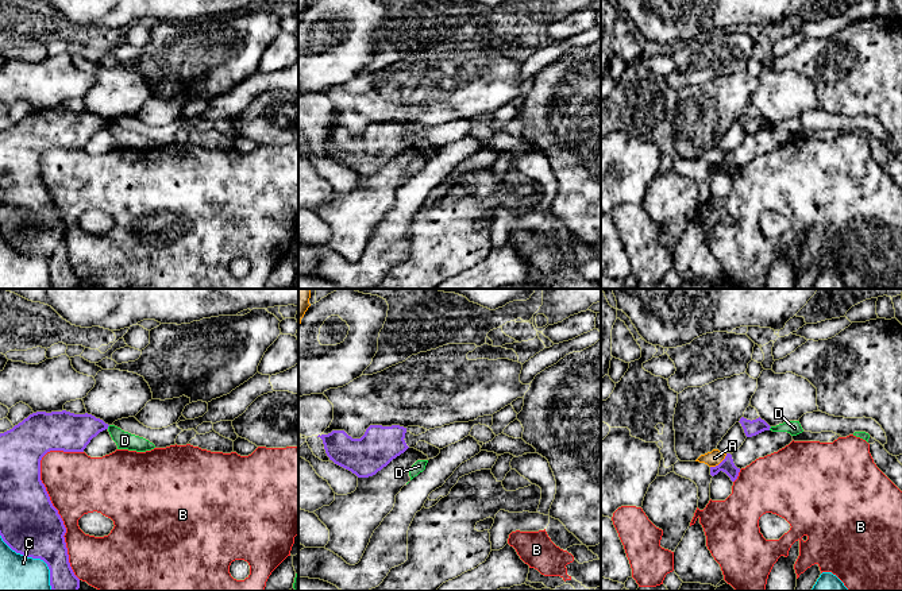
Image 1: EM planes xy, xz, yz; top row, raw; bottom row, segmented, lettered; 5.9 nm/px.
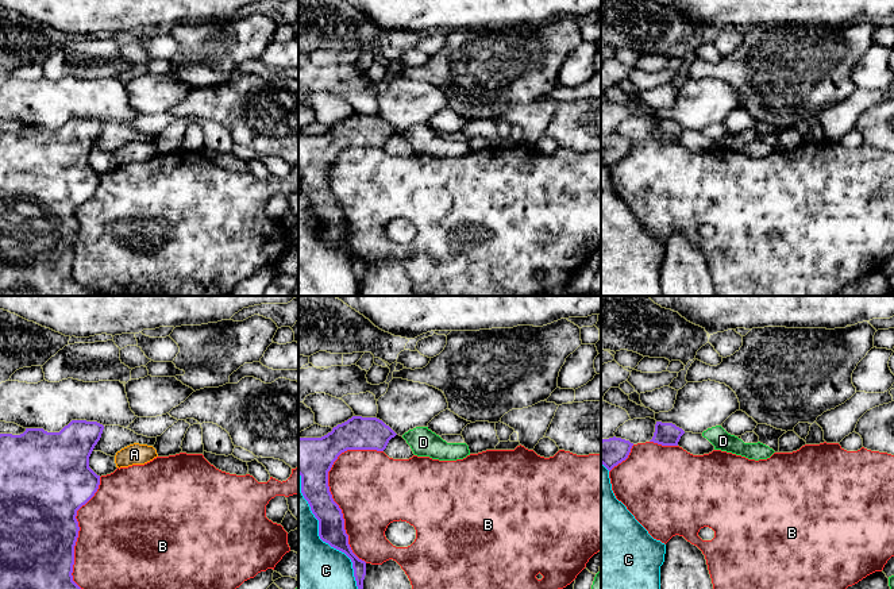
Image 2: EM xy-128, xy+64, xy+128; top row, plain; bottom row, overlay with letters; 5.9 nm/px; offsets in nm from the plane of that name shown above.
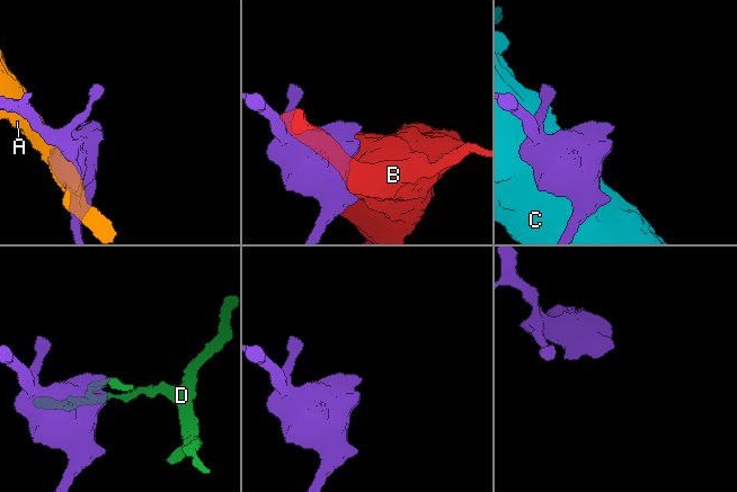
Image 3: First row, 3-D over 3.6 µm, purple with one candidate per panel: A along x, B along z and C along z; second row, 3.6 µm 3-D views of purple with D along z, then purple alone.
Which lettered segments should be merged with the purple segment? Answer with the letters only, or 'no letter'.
no letter

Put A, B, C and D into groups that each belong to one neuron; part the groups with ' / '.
A / B / C / D

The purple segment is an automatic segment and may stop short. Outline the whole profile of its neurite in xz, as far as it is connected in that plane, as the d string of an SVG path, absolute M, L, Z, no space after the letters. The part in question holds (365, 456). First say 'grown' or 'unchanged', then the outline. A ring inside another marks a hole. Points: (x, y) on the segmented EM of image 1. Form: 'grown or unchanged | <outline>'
unchanged | M370 425L361 439L352 439L344 430L317 437L323 440L329 460L358 478L369 478L409 448L405 433L406 428L400 425Z

